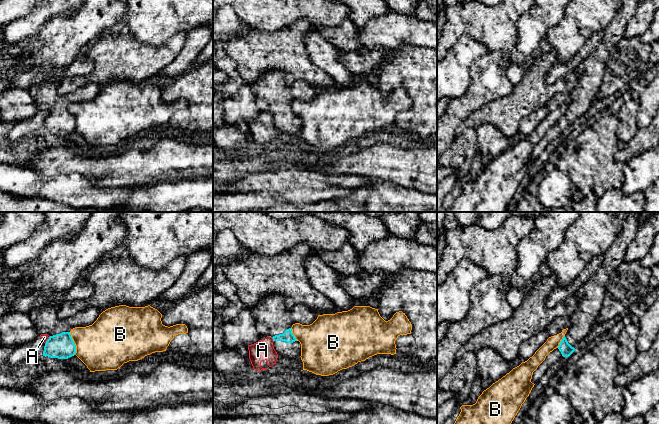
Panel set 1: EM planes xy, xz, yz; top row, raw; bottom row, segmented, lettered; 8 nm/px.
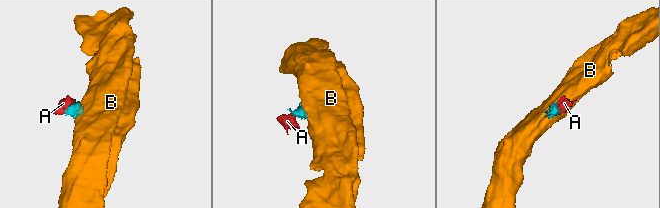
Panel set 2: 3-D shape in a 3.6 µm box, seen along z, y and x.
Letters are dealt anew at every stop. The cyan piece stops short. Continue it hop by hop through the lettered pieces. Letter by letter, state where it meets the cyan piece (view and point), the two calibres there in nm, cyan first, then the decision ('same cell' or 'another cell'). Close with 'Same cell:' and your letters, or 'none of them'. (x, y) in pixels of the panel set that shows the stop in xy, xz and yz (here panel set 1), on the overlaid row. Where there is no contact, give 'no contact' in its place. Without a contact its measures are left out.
A: meets cyan in xz at (272, 337); 90 nm thick on the cyan side, 160 nm on the other; another cell
B: meets cyan in xy at (74, 343); 200 nm thick on the cyan side, 400 nm on the other; another cell
Same cell: none of them

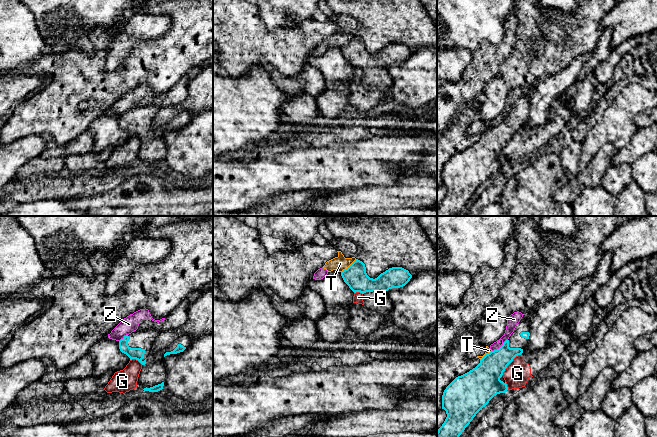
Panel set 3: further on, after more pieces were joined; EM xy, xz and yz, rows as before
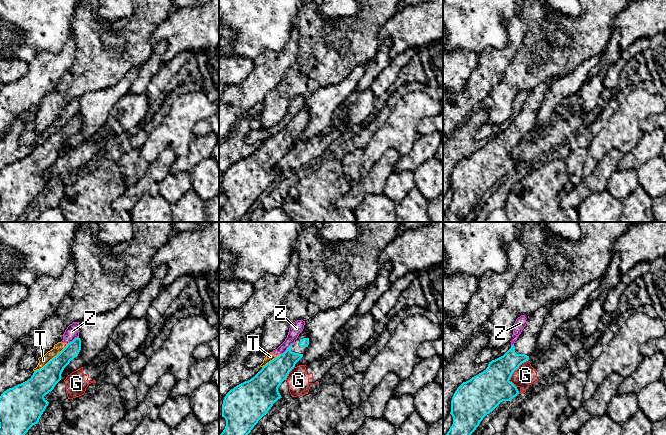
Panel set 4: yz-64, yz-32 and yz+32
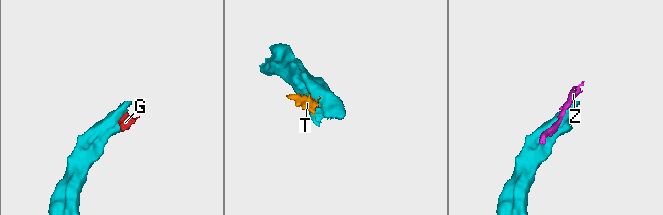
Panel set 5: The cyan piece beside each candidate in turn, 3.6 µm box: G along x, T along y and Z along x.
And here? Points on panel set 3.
G: meets cyan in yz at (510, 362); 240 nm thick on the cyan side, 200 nm on the other; another cell
T: meets cyan in xz at (349, 266); 190 nm thick on the cyan side, 120 nm on the other; another cell
Z: meets cyan in yz at (500, 347); 220 nm thick on the cyan side, 90 nm on the other; another cell
Same cell: none of them

